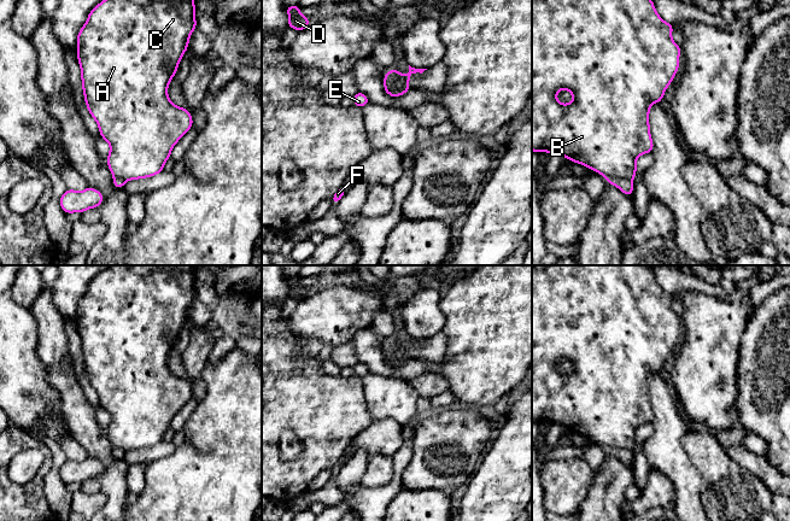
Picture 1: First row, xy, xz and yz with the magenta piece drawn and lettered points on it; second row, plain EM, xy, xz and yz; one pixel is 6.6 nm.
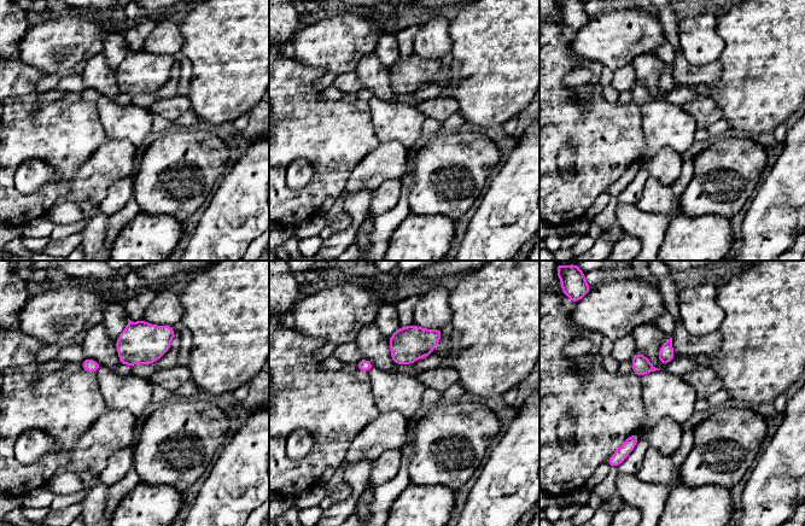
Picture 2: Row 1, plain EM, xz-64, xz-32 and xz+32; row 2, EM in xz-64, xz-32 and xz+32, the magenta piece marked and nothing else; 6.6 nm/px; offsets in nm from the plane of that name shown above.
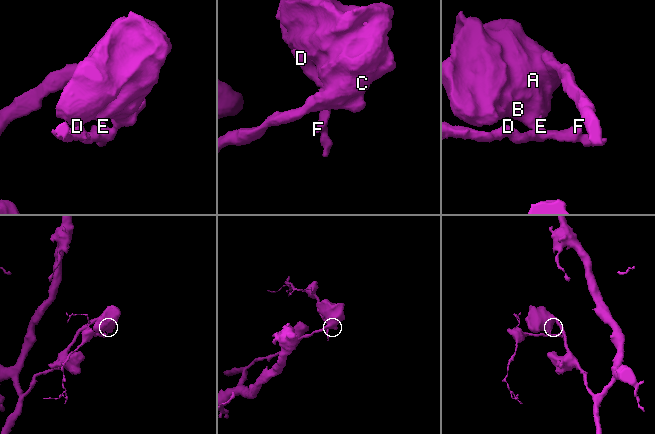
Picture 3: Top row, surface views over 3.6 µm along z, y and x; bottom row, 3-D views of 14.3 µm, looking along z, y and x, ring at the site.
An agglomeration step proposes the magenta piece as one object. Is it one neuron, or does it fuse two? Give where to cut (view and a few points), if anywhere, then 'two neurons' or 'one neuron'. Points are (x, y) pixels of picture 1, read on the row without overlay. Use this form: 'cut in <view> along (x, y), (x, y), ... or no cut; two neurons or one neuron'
cut in yz along (607, 449), (628, 449), (632, 451); two neurons

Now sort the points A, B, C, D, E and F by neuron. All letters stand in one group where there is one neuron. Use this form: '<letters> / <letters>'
A B C / D E F

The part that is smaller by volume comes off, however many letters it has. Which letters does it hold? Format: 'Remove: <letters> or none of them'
Remove: D, E, F

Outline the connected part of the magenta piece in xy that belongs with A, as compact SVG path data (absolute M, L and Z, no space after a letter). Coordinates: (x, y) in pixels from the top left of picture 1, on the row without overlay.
M110 265L89 282L77 304L84 373L98 393L100 406L110 415L106 432L113 447L130 451L163 443L172 417L193 396L191 382L172 374L168 365L169 353L197 299L193 270L194 265Z

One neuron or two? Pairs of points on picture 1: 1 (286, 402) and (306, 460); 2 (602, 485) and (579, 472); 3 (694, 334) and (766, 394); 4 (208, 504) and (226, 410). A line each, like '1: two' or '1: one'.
1: one
2: two
3: two
4: one

